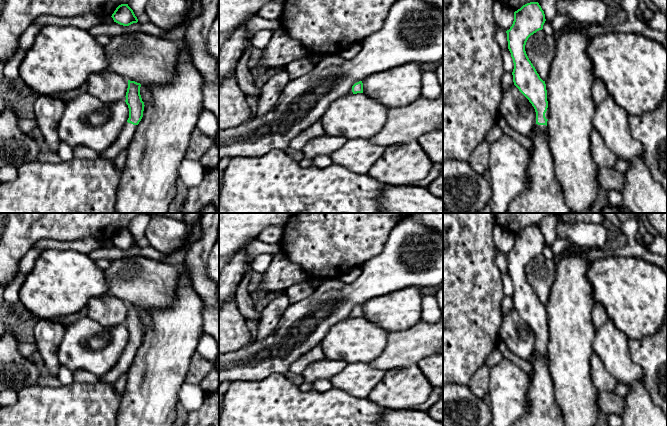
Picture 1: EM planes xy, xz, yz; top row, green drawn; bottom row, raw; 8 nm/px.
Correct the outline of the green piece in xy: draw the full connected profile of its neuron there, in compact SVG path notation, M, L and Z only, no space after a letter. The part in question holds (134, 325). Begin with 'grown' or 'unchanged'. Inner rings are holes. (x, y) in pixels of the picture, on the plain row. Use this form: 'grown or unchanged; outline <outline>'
grown; outline M128 304L125 326L129 332L129 342L114 367L101 377L105 383L115 384L117 379L122 374L127 374L132 366L137 349L143 341L145 330L140 319L140 311L140 307Z

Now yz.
grown; outline M530 226L514 236L514 245L507 257L508 273L514 287L514 309L529 324L536 336L535 353L548 360L549 332L545 305L529 284L525 269L528 262L543 253L545 238L538 226Z

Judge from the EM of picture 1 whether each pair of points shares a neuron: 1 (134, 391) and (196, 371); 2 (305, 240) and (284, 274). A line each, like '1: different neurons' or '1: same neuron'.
1: different neurons
2: different neurons

